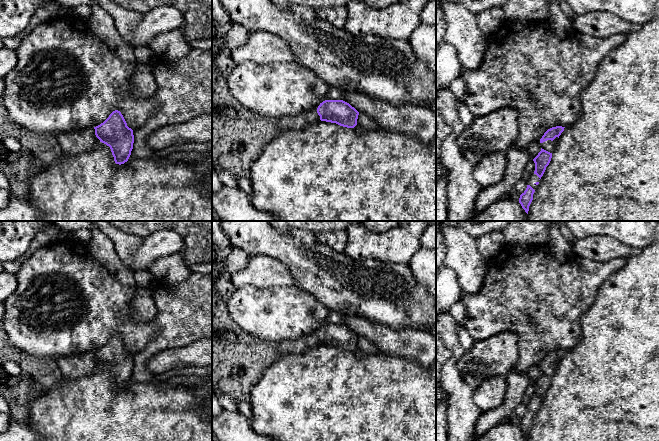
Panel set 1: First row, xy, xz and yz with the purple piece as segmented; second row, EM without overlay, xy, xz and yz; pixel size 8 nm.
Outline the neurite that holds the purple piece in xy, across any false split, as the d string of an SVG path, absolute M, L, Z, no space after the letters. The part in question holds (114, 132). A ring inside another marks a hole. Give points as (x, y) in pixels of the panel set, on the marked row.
M113 111L109 117L100 125L74 131L71 133L62 133L56 136L64 155L73 155L90 151L97 141L110 147L116 164L124 164L128 161L133 149L134 135L133 130L127 126L127 123L120 111Z

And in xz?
M325 100L316 110L312 109L296 116L280 118L278 128L280 132L303 130L319 120L354 128L357 125L358 115L359 112L343 100Z

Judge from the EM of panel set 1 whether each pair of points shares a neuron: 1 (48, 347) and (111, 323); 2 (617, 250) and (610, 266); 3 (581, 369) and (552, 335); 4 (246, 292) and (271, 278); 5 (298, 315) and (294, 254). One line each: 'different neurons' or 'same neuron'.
1: same neuron
2: different neurons
3: different neurons
4: different neurons
5: different neurons

